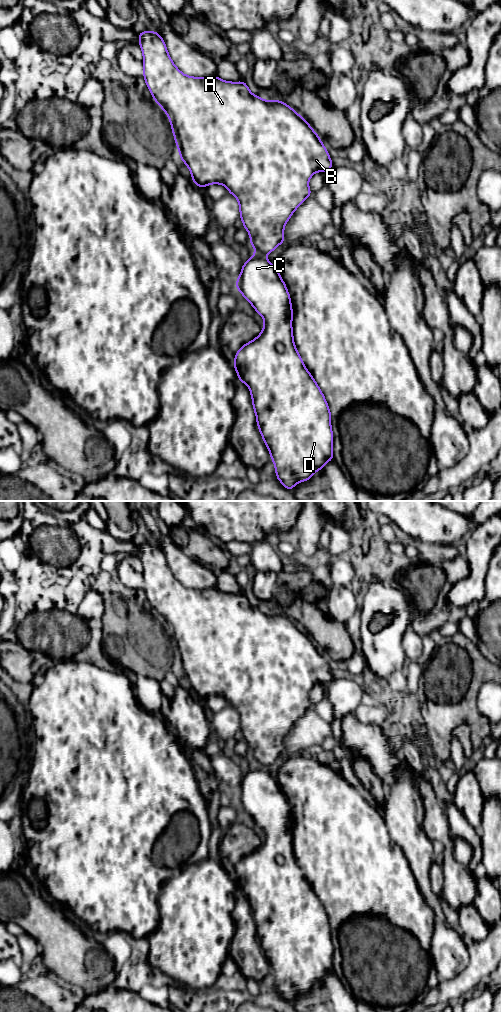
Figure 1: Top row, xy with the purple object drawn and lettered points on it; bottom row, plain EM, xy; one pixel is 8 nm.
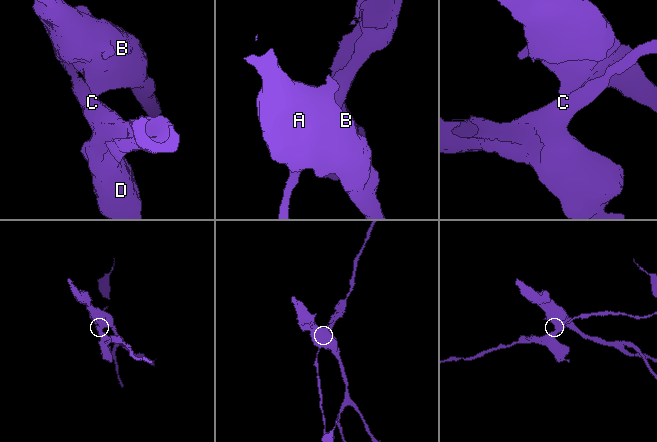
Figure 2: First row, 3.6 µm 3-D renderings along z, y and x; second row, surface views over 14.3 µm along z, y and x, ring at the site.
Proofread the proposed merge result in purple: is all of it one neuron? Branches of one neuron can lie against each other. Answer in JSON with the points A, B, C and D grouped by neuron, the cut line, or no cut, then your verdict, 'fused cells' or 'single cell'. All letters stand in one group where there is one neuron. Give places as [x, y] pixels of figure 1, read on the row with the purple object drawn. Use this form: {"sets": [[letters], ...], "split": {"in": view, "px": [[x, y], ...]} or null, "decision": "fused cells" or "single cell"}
{"sets": [["A", "B"], ["C", "D"]], "split": {"in": "xy", "px": [[255, 253], [264, 256]]}, "decision": "fused cells"}

